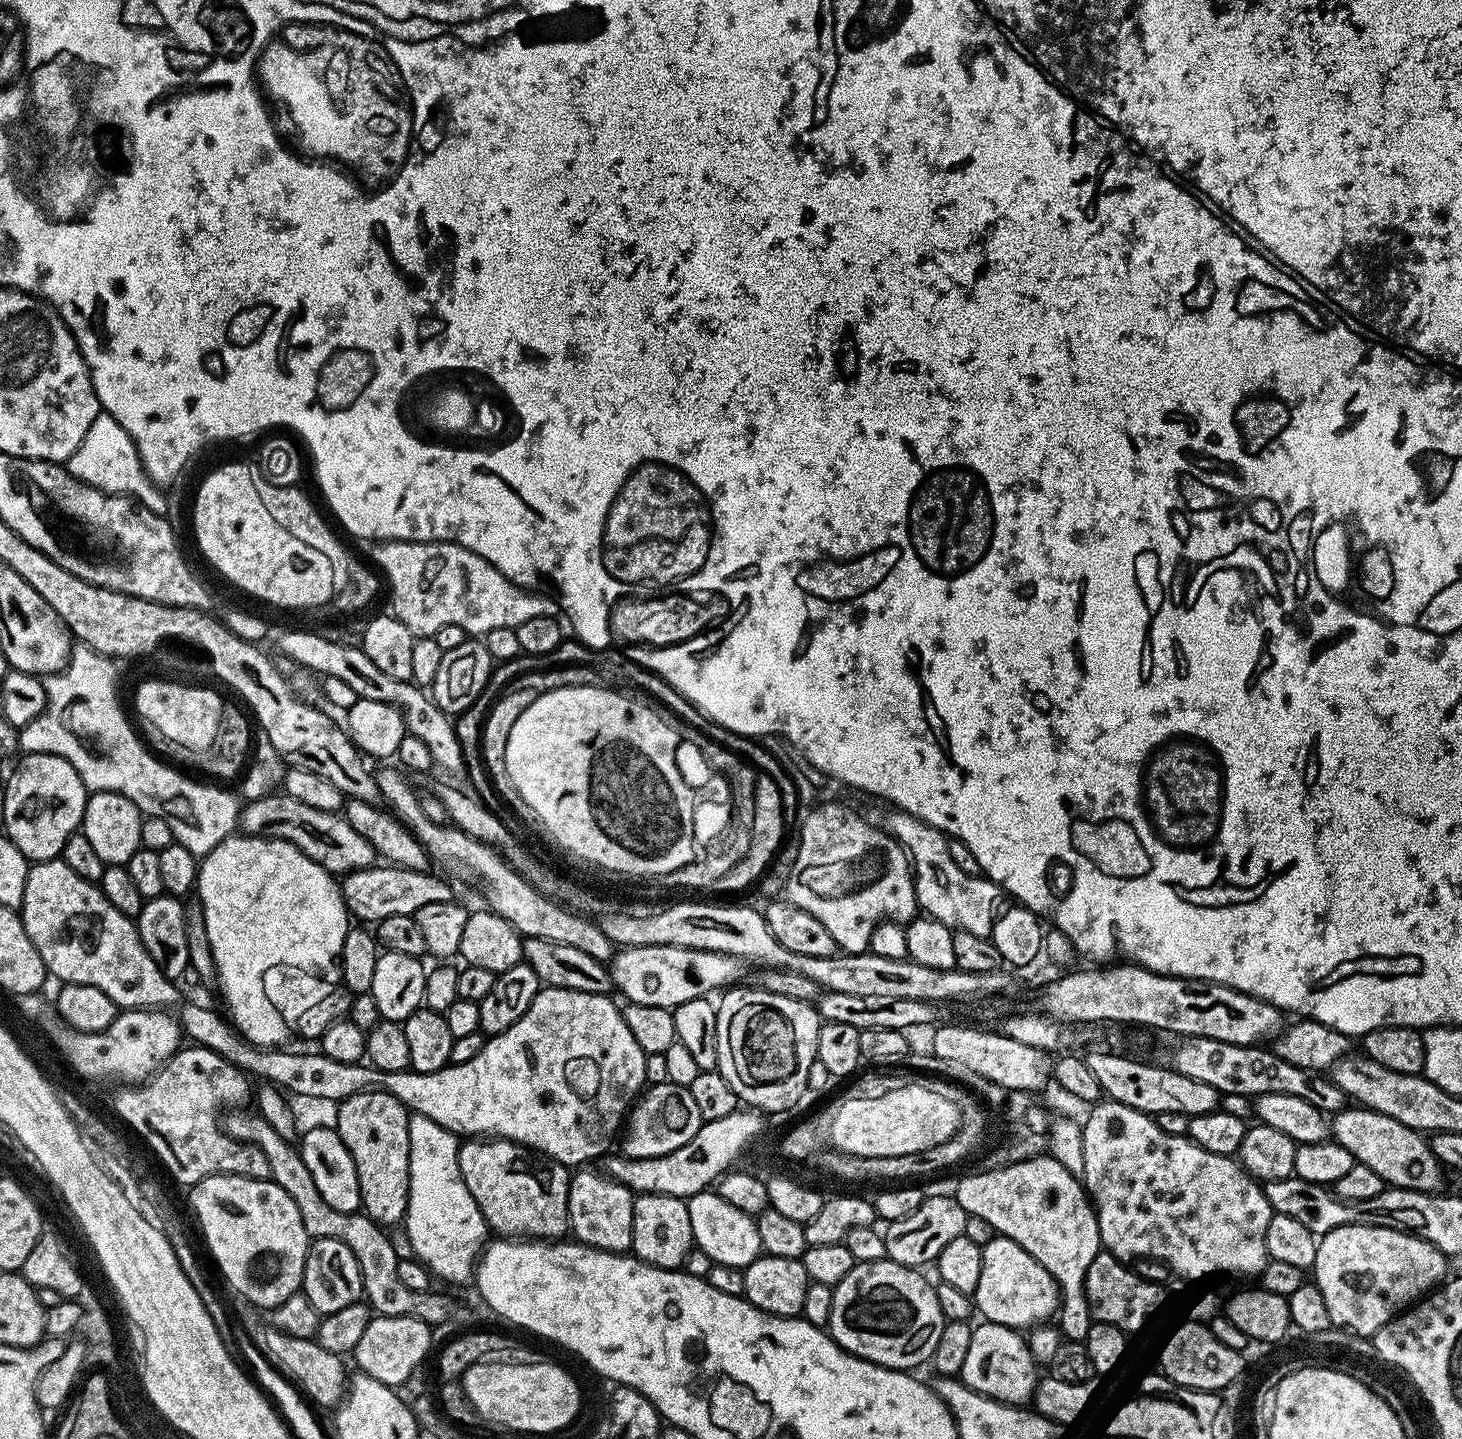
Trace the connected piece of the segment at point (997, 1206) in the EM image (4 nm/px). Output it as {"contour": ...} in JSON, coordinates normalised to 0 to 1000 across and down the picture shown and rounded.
{"contour":[[[719,802],[705,805],[687,812],[679,810],[676,813],[676,814],[668,814],[666,817],[658,818],[657,823],[653,826],[654,834],[663,845],[668,845],[676,849],[679,857],[696,863],[699,869],[704,870],[722,888],[722,893],[725,895],[724,922],[726,929],[728,932],[741,933],[748,919],[741,901],[741,889],[743,883],[746,883],[746,877],[748,877],[750,872],[754,869],[750,841],[741,822]]]}

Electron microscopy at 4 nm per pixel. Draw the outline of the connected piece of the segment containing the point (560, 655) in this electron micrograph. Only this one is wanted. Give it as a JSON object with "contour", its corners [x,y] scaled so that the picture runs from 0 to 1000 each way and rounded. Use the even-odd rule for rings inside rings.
{"contour":[[[389,443],[383,447],[378,453],[373,454],[372,457],[356,454],[350,459],[340,461],[337,465],[337,468],[330,479],[330,482],[327,482],[327,485],[319,493],[311,498],[312,512],[317,525],[317,536],[319,537],[319,540],[320,539],[321,543],[323,544],[321,546],[322,550],[342,569],[343,574],[346,574],[346,577],[349,577],[350,580],[354,582],[358,582],[358,573],[353,568],[352,563],[339,551],[340,546],[338,544],[337,540],[334,539],[334,535],[331,533],[331,525],[328,523],[328,507],[331,498],[337,493],[337,489],[342,486],[343,479],[347,479],[355,470],[359,470],[361,467],[371,465],[373,462],[391,463],[393,461],[399,461],[402,459],[402,456],[404,456],[403,451],[400,450],[399,448],[395,446],[393,444]]]}

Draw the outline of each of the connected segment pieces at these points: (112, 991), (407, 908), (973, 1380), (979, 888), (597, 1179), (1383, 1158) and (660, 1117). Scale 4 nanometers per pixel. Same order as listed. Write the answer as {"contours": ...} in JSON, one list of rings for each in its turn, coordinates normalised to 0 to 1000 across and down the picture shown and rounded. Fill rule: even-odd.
{"contours":[[[[43,596],[28,598],[20,603],[15,639],[18,649],[21,655],[23,655],[34,679],[39,678],[44,684],[67,685],[67,688],[76,694],[82,702],[115,702],[118,700],[117,698],[122,696],[123,689],[120,687],[122,686],[115,681],[114,677],[105,671],[105,666],[100,663],[100,657],[97,657],[91,637],[78,632],[68,616],[64,612],[51,607]]],[[[255,602],[239,606],[234,612],[235,628],[238,630],[239,634],[243,639],[244,637],[246,639],[244,640],[246,641],[259,641],[269,635],[284,637],[286,632],[289,632],[289,630],[294,630],[294,627],[308,627],[311,625],[308,616],[302,609],[298,609],[297,606],[287,606],[270,602]]],[[[670,919],[670,921],[668,919],[665,924],[663,939],[661,940],[661,946],[658,949],[656,958],[659,960],[661,965],[666,965],[679,973],[700,977],[707,972],[709,966],[709,951],[710,946],[703,937],[702,931],[696,924]]],[[[610,563],[610,565],[603,571],[603,575],[611,584],[615,584],[618,587],[623,596],[629,633],[655,648],[678,651],[679,644],[685,631],[684,615],[672,608],[664,609],[655,605],[653,596],[650,596],[649,582],[622,564]]],[[[394,813],[389,821],[389,850],[390,856],[396,864],[415,870],[429,871],[432,867],[434,852],[434,829],[421,820],[408,814]]],[[[932,769],[920,769],[919,773],[915,773],[910,776],[910,789],[915,795],[921,796],[921,799],[923,799],[923,802],[928,809],[937,810],[937,813],[940,813],[940,816],[946,819],[947,823],[953,826],[964,826],[971,828],[985,828],[987,826],[989,812],[979,801],[977,793],[964,782],[959,782],[959,780],[956,780],[948,774],[943,774]]],[[[456,752],[447,753],[434,767],[430,775],[425,801],[434,806],[453,804],[468,796],[477,787],[481,781],[477,769],[471,756]]]]}

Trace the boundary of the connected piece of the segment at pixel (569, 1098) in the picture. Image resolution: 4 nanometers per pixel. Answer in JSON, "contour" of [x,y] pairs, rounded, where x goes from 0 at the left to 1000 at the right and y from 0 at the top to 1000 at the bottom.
{"contour":[[[370,686],[360,705],[357,705],[357,707],[345,717],[333,721],[330,730],[327,730],[321,738],[307,739],[306,741],[296,745],[259,745],[249,738],[228,738],[228,735],[216,730],[183,731],[183,728],[168,723],[153,705],[150,707],[137,698],[124,698],[122,708],[125,719],[128,722],[129,720],[132,726],[146,730],[146,732],[157,737],[166,745],[184,751],[195,760],[233,766],[248,758],[264,758],[272,763],[280,773],[290,775],[306,787],[318,787],[317,789],[320,791],[351,792],[386,810],[399,810],[402,806],[412,804],[418,798],[416,797],[421,786],[425,786],[434,765],[442,753],[442,732],[439,727],[434,724],[434,719],[431,719],[431,713],[428,713],[426,703],[423,698],[421,700],[419,694],[416,691]]]}

